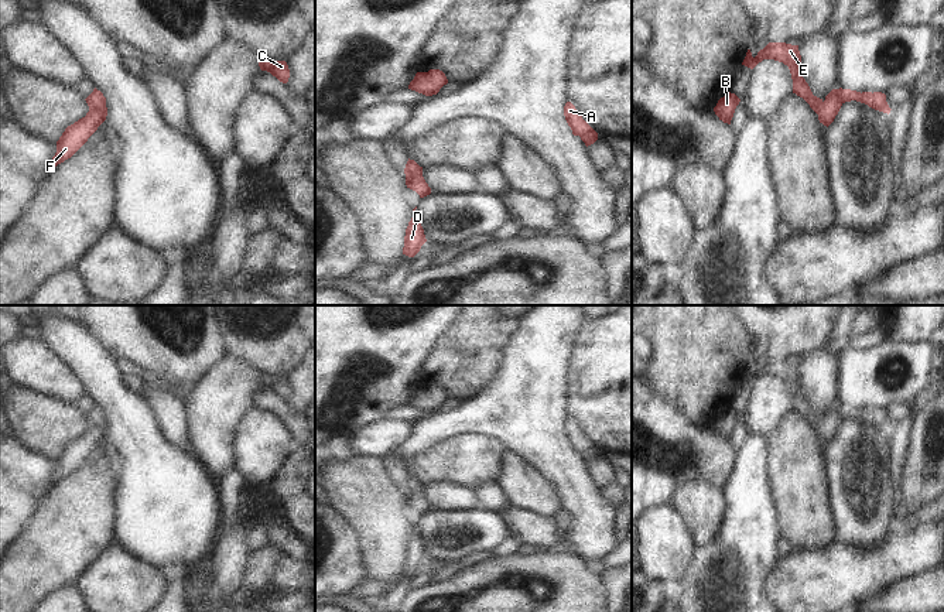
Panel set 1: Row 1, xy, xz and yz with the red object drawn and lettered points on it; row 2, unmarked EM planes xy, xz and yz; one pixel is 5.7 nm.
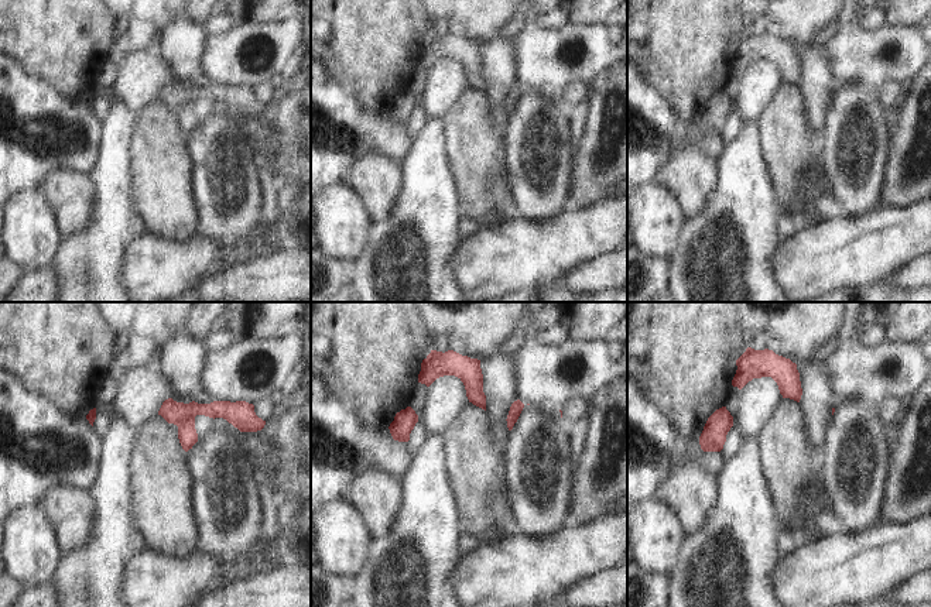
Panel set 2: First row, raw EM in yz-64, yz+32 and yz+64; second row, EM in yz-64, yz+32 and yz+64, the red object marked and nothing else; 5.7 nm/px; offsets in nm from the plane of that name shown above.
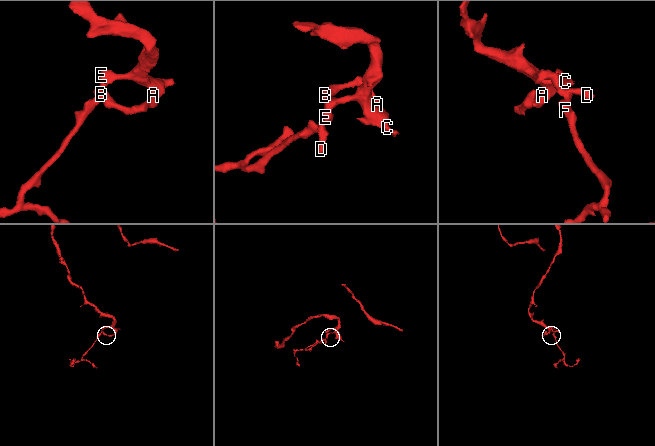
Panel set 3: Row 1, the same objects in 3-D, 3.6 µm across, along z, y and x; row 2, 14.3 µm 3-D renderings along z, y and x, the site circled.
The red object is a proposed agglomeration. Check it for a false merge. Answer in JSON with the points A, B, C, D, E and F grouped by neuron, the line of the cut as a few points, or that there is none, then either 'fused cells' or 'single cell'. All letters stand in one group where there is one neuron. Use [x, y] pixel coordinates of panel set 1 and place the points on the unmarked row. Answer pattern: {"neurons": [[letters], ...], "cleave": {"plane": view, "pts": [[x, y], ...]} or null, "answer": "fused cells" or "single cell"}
{"neurons": [["A", "B", "C", "D", "E"], ["F"]], "cleave": {"plane": "xy", "pts": [[105, 421], [89, 426]]}, "answer": "fused cells"}

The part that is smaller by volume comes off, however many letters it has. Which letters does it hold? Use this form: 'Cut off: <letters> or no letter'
Cut off: F

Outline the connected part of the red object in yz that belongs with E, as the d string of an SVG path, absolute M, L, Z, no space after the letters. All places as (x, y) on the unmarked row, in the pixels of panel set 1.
M769 359L763 366L753 375L750 366L748 366L742 382L753 386L763 376L774 376L789 383L793 396L793 410L803 414L810 424L817 430L822 416L813 411L808 400L800 392L801 387L801 372L798 362L786 359Z

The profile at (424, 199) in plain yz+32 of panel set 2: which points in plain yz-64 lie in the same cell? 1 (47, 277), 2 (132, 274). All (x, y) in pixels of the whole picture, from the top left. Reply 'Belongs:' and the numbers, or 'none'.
Belongs: none

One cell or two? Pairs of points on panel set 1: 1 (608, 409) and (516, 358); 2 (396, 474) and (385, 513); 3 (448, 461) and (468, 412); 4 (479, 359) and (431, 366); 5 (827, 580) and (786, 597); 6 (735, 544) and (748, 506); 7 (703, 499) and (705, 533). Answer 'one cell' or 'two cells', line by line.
1: two cells
2: two cells
3: two cells
4: one cell
5: one cell
6: one cell
7: one cell

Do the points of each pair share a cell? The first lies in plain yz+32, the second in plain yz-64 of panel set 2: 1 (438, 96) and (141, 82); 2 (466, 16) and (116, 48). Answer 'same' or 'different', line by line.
1: same
2: same

